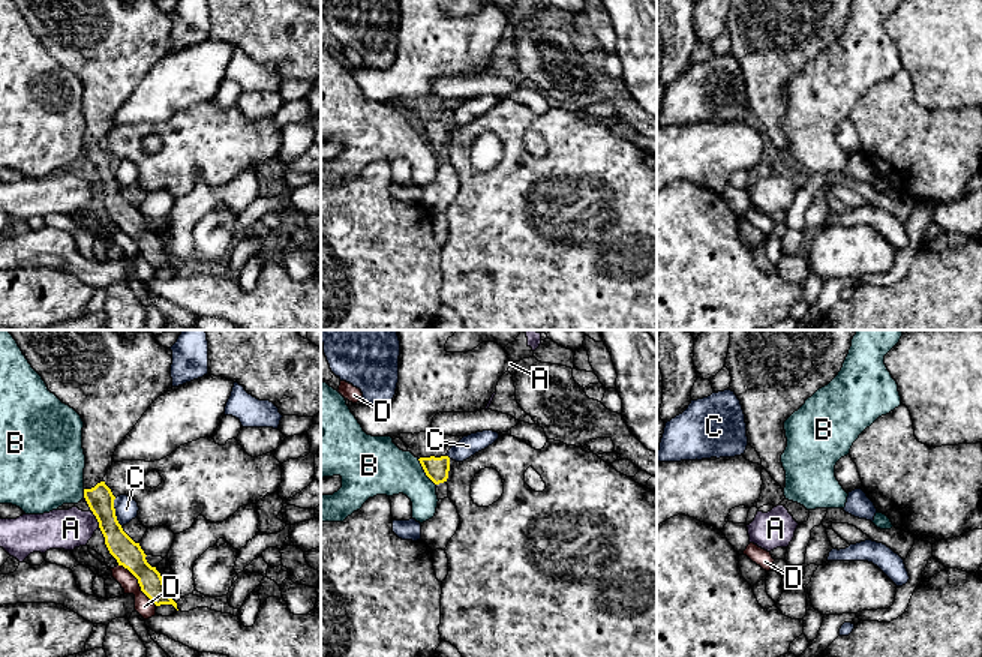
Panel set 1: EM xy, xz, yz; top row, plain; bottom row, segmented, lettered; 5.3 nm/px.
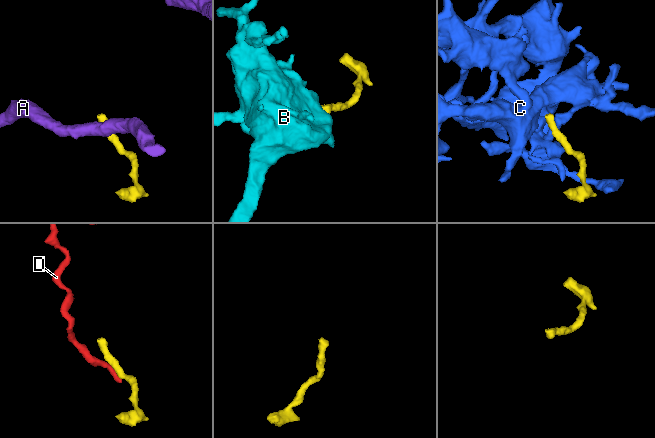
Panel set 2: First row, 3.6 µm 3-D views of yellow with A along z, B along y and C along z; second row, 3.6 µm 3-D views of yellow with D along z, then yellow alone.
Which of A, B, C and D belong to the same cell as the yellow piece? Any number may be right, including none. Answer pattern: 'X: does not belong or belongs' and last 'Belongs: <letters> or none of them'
A: does not belong
B: does not belong
C: does not belong
D: does not belong
Belongs: none of them

